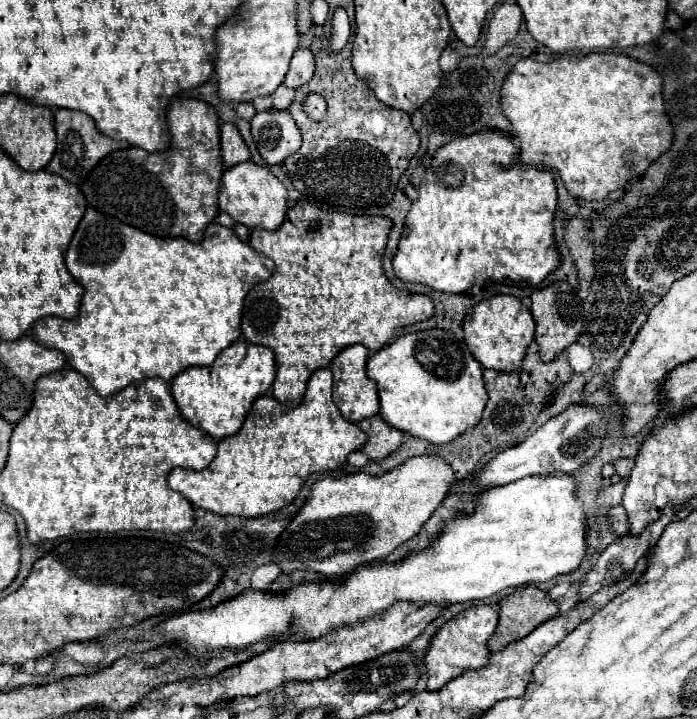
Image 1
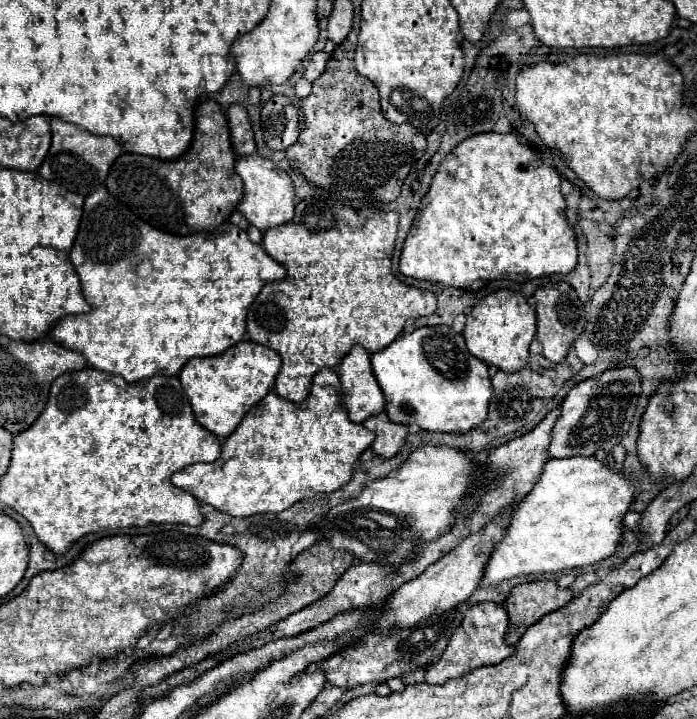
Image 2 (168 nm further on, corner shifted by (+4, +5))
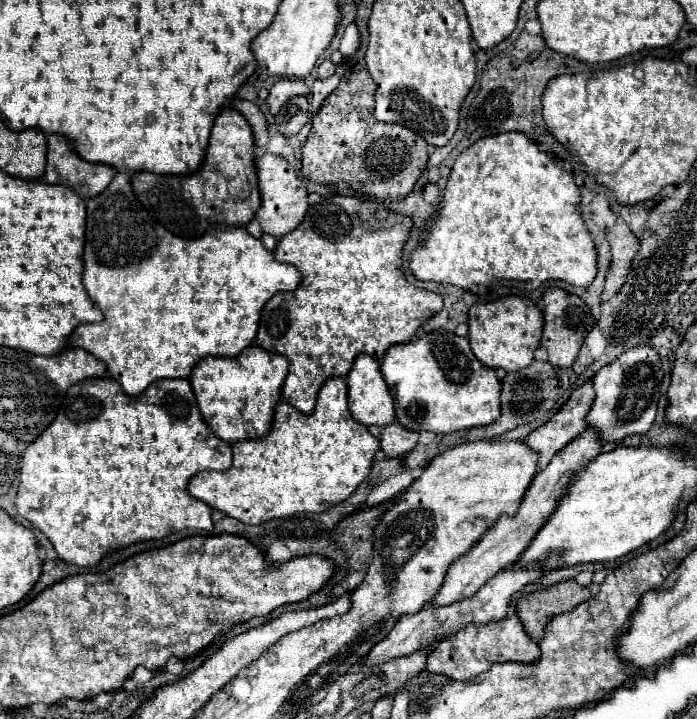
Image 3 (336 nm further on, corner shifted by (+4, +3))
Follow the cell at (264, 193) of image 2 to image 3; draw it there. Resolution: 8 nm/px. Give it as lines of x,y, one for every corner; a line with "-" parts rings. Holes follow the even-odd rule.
264,153
264,155
256,157
256,177
258,177
260,197
262,197
262,205
256,211
256,219
262,227
262,231
272,237
282,237
282,235
294,231
298,227
298,223
302,223
304,213
308,209
308,201
306,201
308,191
306,191
304,183
298,179
298,175
294,173
294,169
288,165
286,159
272,155
272,153

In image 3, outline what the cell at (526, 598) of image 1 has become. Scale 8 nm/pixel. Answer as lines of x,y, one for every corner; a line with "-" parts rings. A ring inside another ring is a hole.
570,579
520,597
516,601
516,613
524,625
526,635
532,641
540,641
548,617
552,619
558,613
568,613
588,599
590,589
576,585
576,581

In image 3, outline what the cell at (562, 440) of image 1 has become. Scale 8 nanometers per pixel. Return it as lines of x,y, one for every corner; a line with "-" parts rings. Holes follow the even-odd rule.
636,347
622,353
610,365
604,365
594,377
594,403
586,415
586,425
596,431
602,445
618,445
624,437
634,433
646,433
654,423
658,401
660,401
660,381
664,377
658,353
652,347

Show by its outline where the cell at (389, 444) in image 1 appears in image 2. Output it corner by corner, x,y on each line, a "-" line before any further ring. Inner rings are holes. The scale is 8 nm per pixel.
384,411
380,415
370,417
364,423
364,427
370,429
376,435
376,439
372,443
372,449
380,457
384,457
384,459
392,459
402,449
402,445
406,443
406,431
408,431
408,427
392,423

